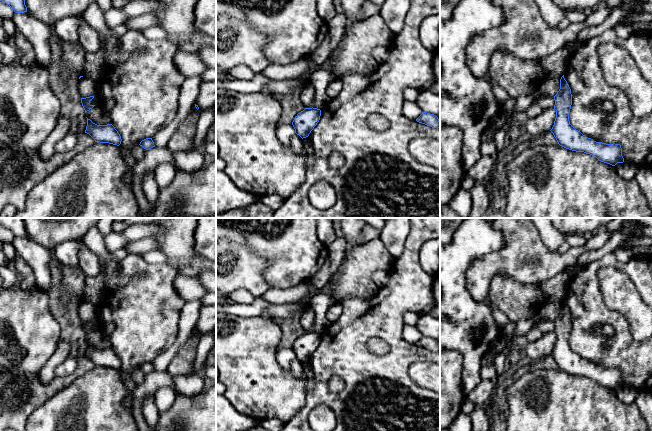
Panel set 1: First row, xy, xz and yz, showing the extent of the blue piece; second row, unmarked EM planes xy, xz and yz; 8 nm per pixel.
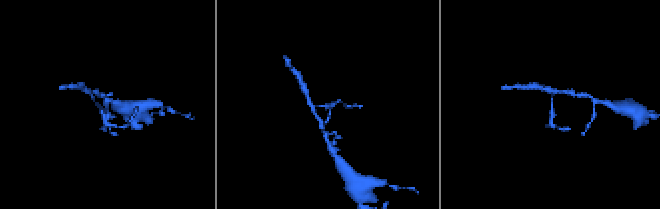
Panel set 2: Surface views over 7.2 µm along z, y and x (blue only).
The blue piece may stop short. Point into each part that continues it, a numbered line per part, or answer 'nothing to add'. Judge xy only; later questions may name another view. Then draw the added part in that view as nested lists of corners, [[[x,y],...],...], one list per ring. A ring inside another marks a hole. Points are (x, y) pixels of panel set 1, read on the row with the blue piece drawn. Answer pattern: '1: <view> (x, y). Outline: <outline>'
nothing to add

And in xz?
nothing to add

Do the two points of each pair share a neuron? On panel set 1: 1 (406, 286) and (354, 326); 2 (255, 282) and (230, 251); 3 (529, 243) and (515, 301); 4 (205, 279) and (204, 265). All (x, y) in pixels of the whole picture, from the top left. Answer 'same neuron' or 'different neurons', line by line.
1: same neuron
2: same neuron
3: different neurons
4: different neurons

